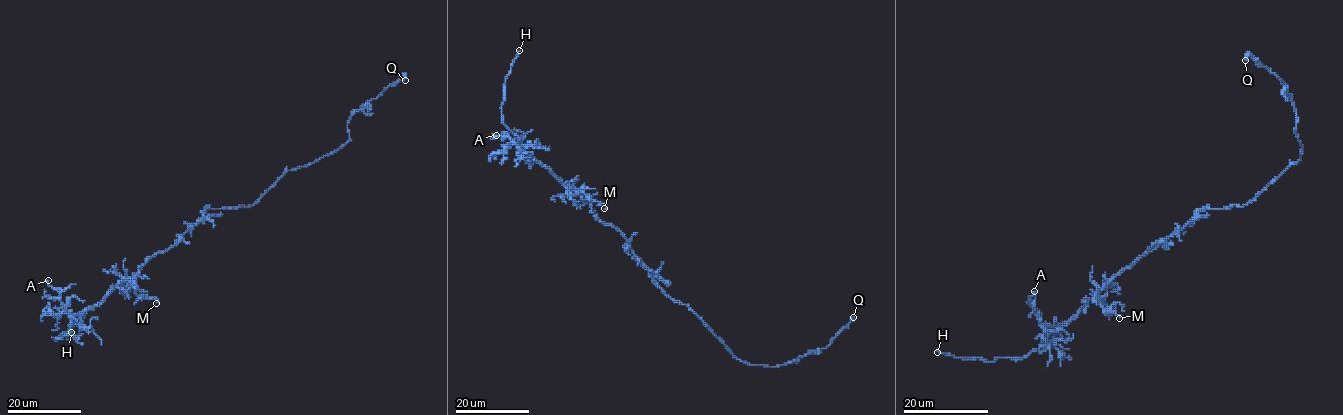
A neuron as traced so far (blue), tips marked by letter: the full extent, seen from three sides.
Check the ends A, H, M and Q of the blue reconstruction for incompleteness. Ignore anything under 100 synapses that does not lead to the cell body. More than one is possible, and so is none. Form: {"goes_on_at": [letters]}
{"goes_on_at": ["H"]}

